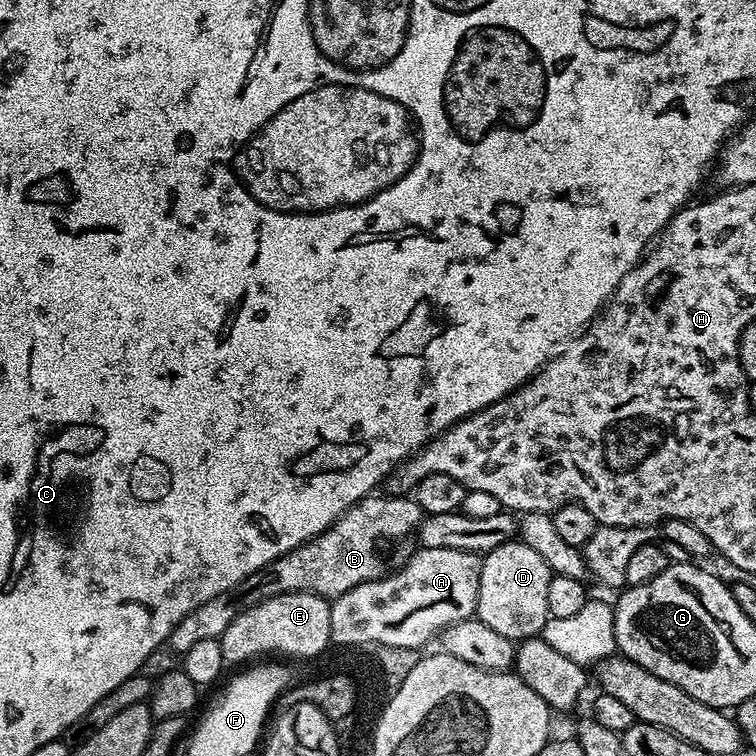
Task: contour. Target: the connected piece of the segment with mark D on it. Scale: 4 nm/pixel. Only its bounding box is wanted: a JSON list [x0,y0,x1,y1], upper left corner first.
[476,539,554,642]

